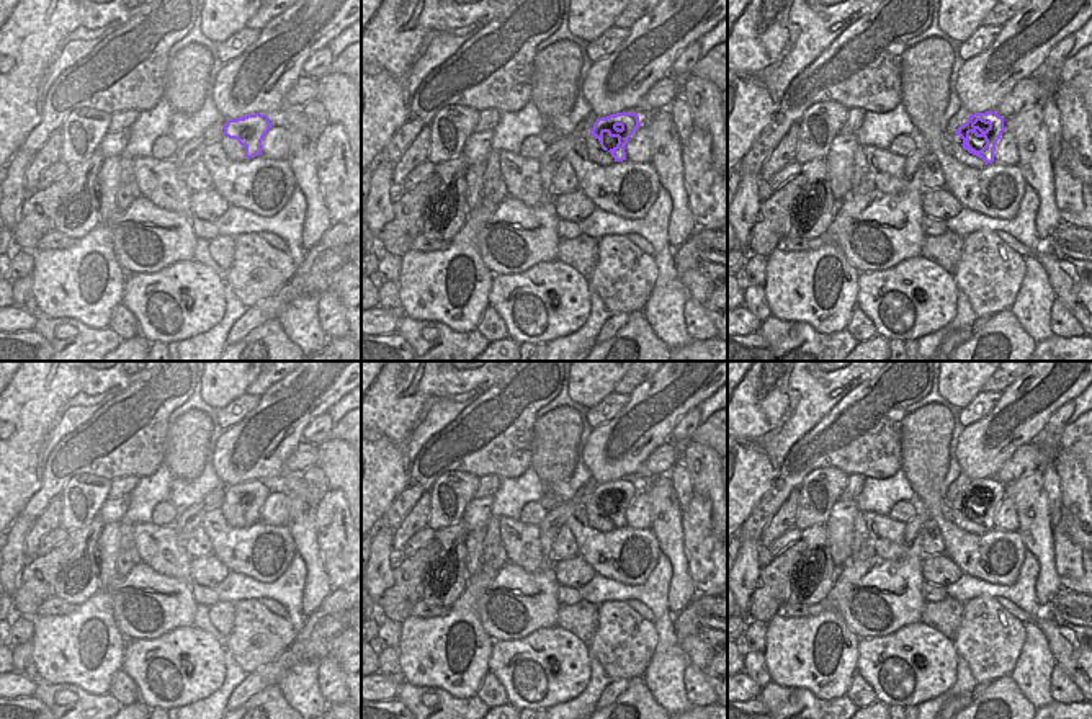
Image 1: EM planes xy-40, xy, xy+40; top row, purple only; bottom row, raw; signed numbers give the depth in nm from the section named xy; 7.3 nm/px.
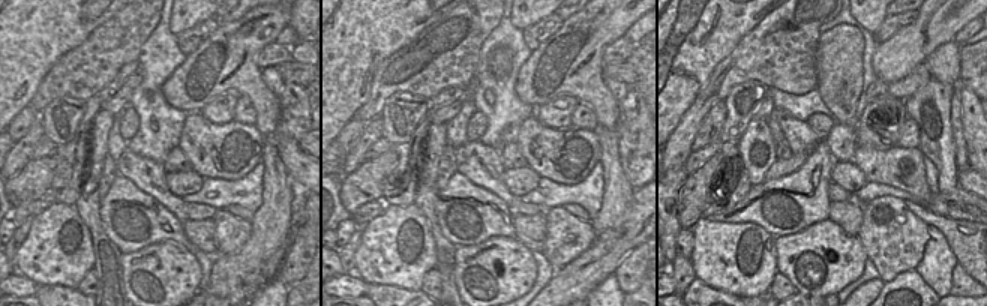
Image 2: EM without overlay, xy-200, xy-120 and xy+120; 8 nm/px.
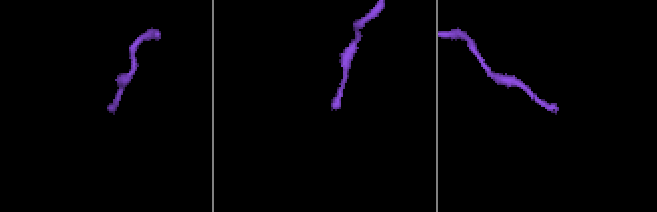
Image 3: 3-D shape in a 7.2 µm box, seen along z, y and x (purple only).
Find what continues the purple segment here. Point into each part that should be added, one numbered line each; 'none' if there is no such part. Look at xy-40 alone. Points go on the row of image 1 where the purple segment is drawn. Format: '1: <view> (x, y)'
1: xy-40 (232, 149)

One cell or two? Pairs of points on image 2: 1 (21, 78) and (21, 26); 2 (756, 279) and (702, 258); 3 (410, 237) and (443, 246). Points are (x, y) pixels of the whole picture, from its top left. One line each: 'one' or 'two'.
1: one
2: one
3: two

